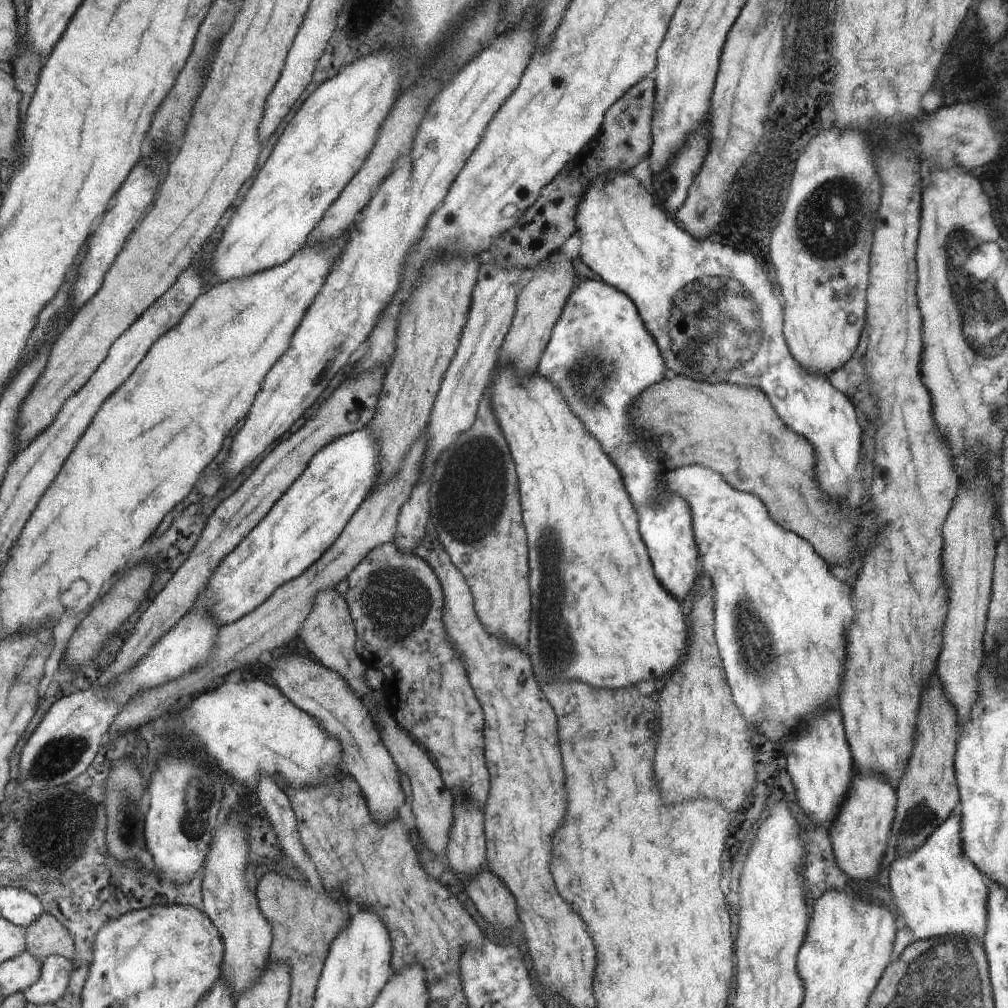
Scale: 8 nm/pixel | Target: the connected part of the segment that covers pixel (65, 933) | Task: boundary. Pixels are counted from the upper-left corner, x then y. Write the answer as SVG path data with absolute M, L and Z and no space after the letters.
M46 912L27 928L27 940L29 951L41 960L62 955L76 961L77 941L70 929L52 913Z

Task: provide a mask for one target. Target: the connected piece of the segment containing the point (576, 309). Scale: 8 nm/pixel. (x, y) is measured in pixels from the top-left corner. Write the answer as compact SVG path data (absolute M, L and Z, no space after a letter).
M589 275L582 281L569 296L565 304L565 310L558 317L554 325L548 344L542 353L538 363L539 374L550 379L559 389L562 396L568 401L570 408L585 424L598 440L602 440L602 448L614 456L614 464L622 468L625 488L628 490L632 503L636 506L637 516L640 521L641 536L649 547L654 568L658 572L658 580L666 584L666 588L678 597L678 600L687 598L692 586L696 586L698 572L698 548L694 542L694 528L692 510L688 502L682 497L676 497L665 488L666 472L662 472L660 466L660 454L658 448L652 442L640 440L626 418L630 404L636 396L640 396L642 390L656 384L664 378L666 366L658 352L656 340L649 329L646 328L638 312L637 305L630 300L626 293L609 285L600 278L594 279Z

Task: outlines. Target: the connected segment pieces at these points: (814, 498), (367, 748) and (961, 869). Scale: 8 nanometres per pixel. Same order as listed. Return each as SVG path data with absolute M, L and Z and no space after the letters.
M674 376L662 380L658 388L650 388L650 392L640 396L634 404L638 404L638 412L634 412L638 428L650 432L654 440L666 436L662 448L666 448L666 456L670 456L670 470L676 466L700 464L722 472L734 488L762 496L762 500L770 504L774 520L778 520L782 528L790 528L790 532L798 532L798 536L810 540L810 544L818 548L818 554L826 556L830 564L850 564L856 532L860 528L860 510L852 508L848 502L838 508L838 504L828 500L814 474L816 456L812 444L784 426L782 418L758 388L710 384Z
M284 651L280 658L270 662L269 671L274 684L289 697L298 708L310 712L326 732L340 741L345 753L345 770L357 781L368 802L370 812L382 825L391 823L399 815L400 806L406 802L398 768L381 736L374 730L372 718L366 706L356 698L348 682L322 663L308 660L295 652Z
M950 815L913 853L904 853L890 868L891 899L901 921L920 939L945 936L982 941L988 928L989 887L986 878L967 856L961 836L960 815Z

